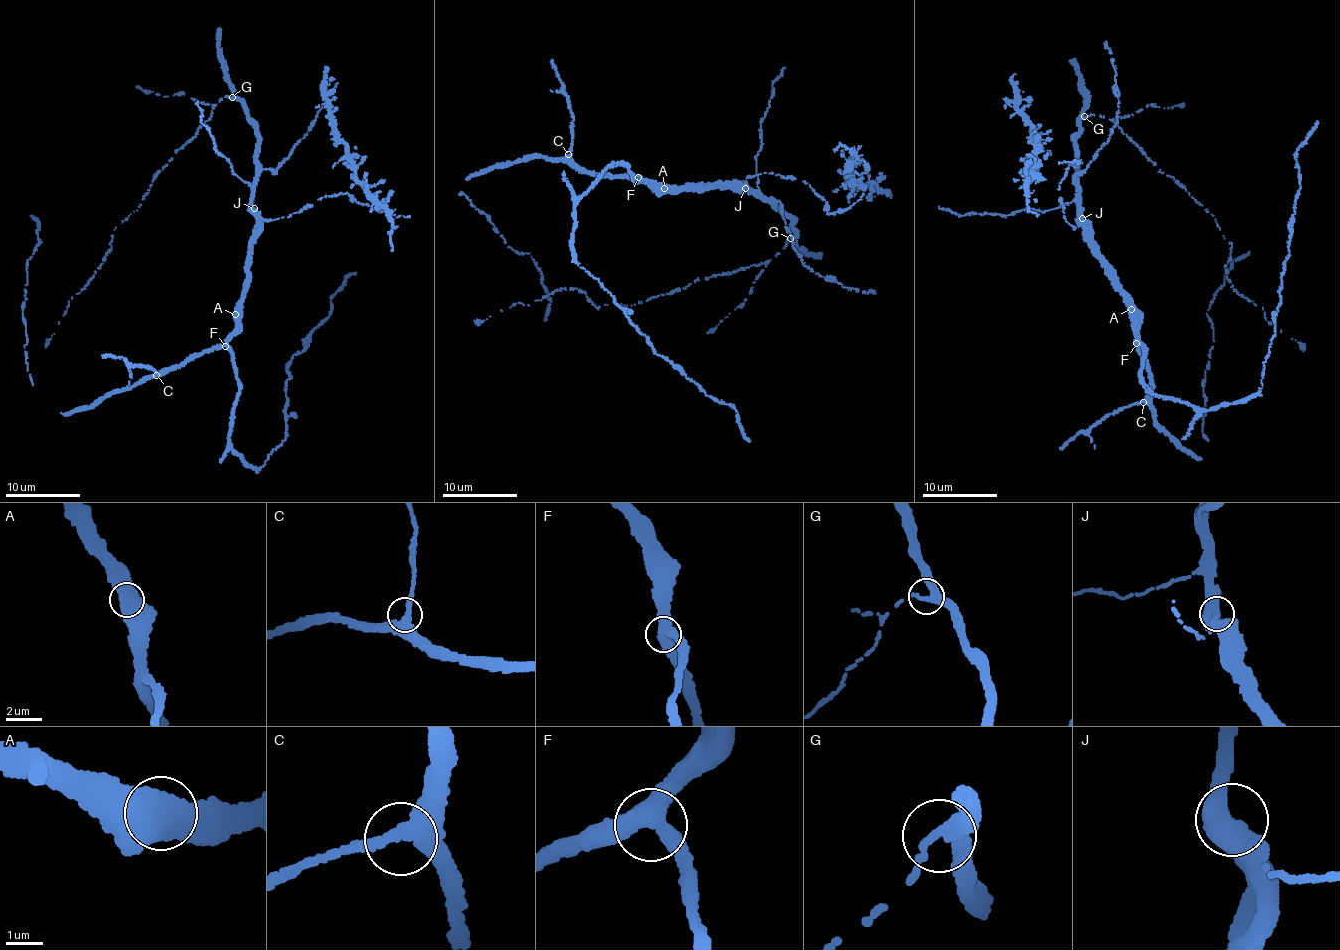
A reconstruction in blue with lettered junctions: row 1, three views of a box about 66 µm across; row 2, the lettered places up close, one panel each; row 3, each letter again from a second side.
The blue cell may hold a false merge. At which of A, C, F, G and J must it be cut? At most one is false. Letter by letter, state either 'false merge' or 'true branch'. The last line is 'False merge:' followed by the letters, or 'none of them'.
A: true branch
C: true branch
F: true branch
G: true branch
J: true branch
False merge: none of them

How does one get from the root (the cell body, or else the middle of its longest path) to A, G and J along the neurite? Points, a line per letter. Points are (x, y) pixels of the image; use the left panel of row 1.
A: (249, 257), (245, 295), (235, 314)
G: (249, 257), (256, 222), (252, 195), (257, 176), (257, 131), (255, 122), (248, 117), (247, 106), (232, 97)
J: (249, 257), (256, 222), (254, 209)

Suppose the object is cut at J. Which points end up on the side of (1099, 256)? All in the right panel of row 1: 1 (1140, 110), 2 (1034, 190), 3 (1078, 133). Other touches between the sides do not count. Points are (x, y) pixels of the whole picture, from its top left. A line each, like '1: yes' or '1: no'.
1: yes
2: yes
3: yes

